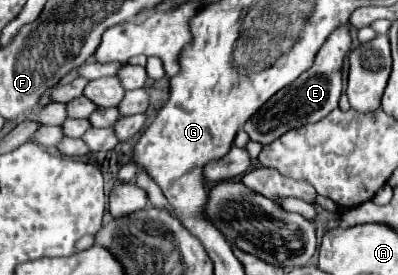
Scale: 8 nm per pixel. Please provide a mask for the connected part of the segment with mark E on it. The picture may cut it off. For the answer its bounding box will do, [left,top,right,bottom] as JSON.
[244,25,352,145]

